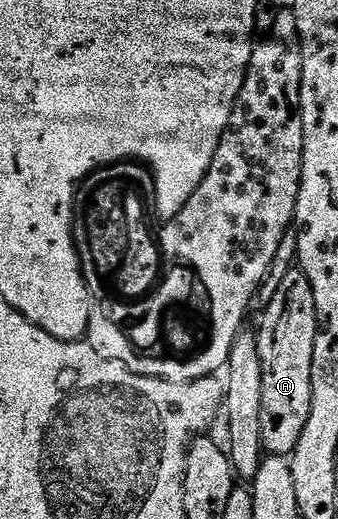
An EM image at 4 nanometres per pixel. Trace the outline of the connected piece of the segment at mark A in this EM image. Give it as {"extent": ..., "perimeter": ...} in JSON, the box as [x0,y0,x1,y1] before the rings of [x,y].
{"extent":[256,268,317,455],"perimeter":[[[293,268],[280,280],[256,333],[262,364],[261,434],[263,450],[268,455],[292,455],[307,424],[317,330],[313,288],[302,270]]]}

